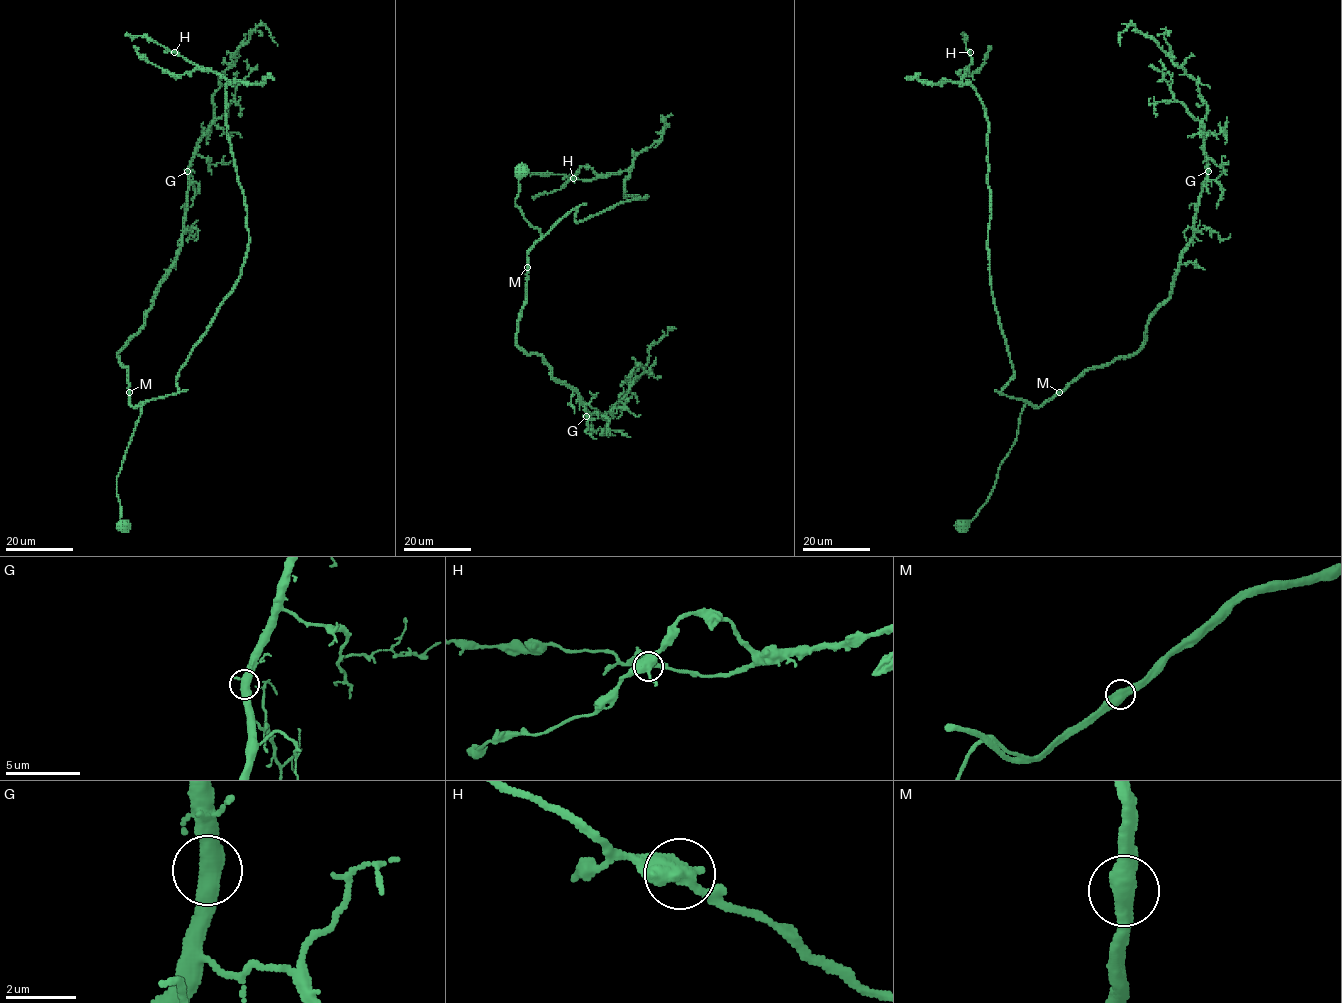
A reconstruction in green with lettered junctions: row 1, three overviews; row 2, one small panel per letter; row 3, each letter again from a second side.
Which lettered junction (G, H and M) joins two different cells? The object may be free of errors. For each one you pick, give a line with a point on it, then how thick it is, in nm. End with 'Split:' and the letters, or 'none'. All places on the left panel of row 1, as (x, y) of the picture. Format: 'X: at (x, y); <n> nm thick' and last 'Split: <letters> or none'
Split: none

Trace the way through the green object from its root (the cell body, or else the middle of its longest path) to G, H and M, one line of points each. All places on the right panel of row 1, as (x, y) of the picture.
G: (963, 526), (987, 499), (1024, 406), (1040, 406), (1085, 371), (1140, 348), (1193, 234), (1208, 171)
H: (963, 526), (987, 499), (1027, 402), (1000, 393), (1014, 367), (991, 287), (989, 122), (961, 82), (970, 52)
M: (963, 526), (987, 499), (999, 465), (1015, 440), (1023, 407), (1027, 403), (1040, 406), (1058, 392)

